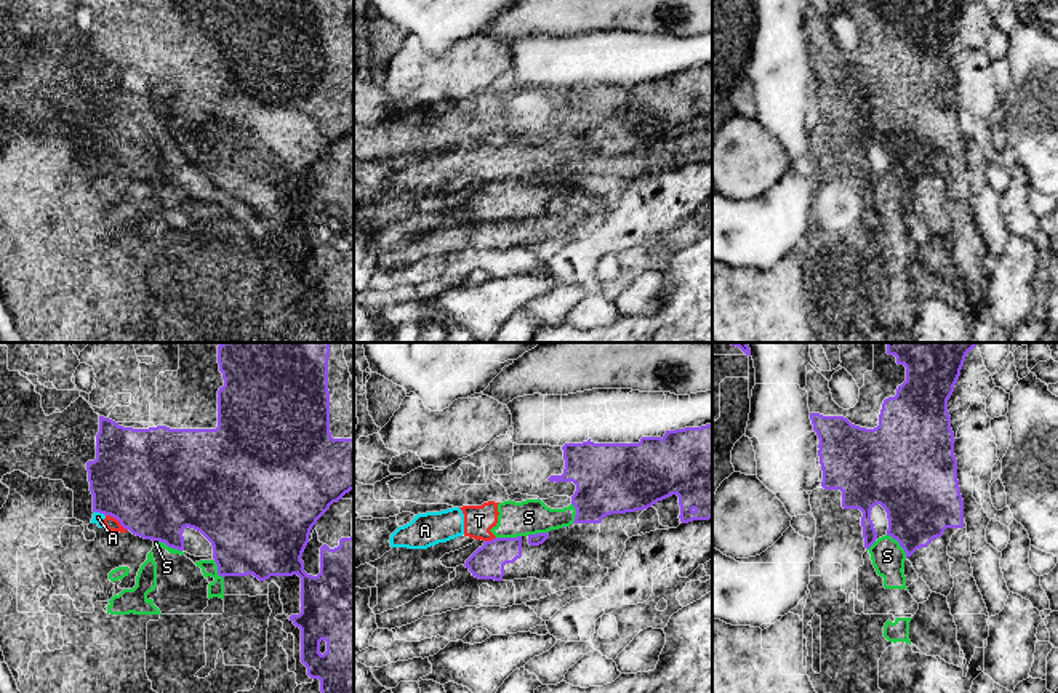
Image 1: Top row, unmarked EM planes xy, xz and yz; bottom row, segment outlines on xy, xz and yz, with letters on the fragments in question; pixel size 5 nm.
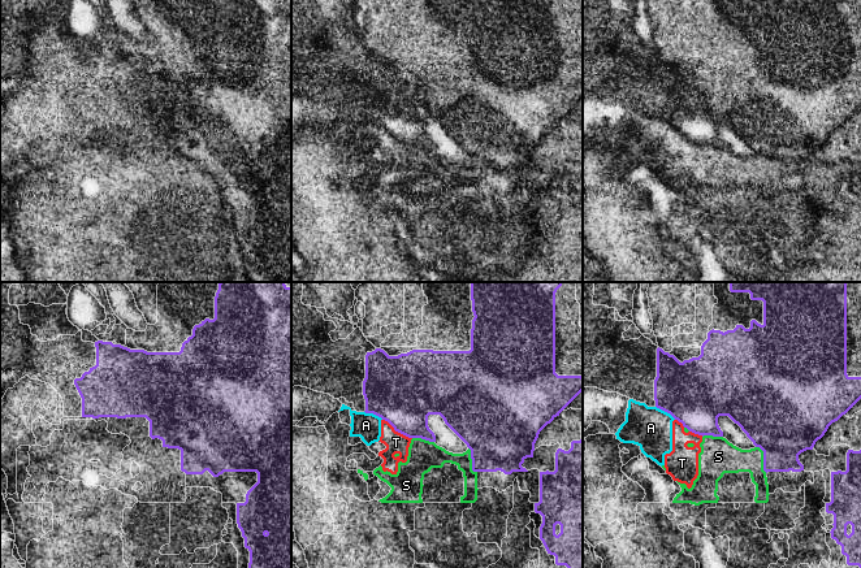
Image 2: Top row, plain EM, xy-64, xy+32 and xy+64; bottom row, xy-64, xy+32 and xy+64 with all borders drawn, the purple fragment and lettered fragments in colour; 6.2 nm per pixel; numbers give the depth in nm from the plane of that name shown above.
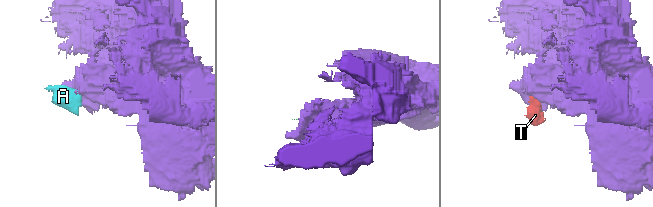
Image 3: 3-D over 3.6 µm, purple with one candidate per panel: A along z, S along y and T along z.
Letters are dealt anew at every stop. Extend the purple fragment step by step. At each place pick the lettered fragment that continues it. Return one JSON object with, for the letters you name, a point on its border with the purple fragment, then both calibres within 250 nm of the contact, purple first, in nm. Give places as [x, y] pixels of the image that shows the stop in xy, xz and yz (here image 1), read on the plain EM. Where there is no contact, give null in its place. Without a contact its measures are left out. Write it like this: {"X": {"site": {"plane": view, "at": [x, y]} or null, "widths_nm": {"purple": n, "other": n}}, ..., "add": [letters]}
{"add": []}

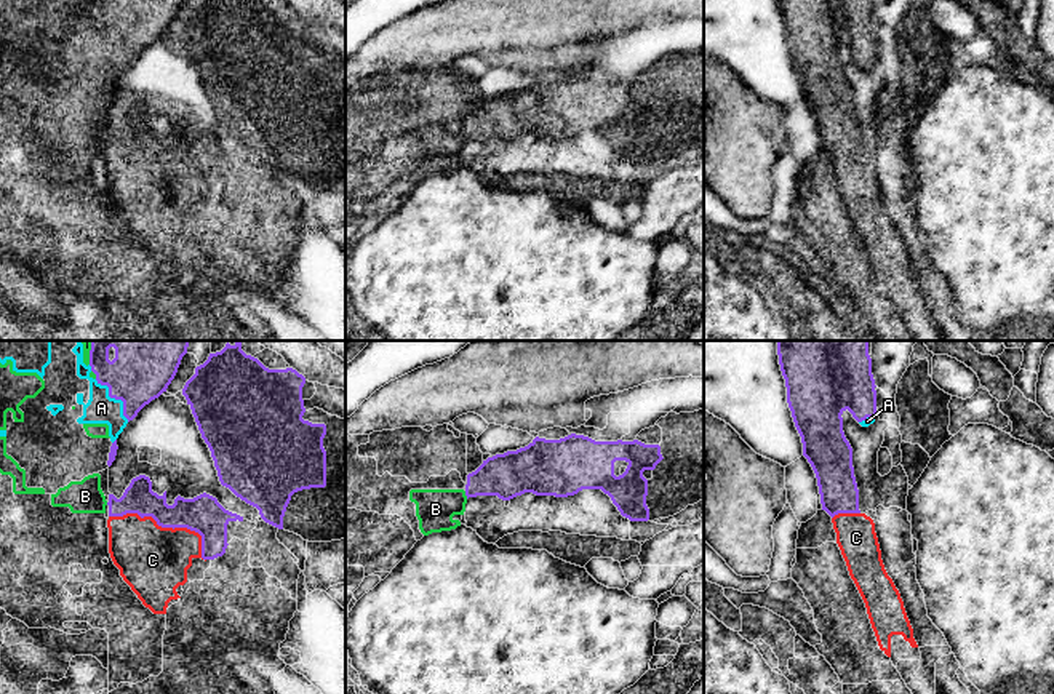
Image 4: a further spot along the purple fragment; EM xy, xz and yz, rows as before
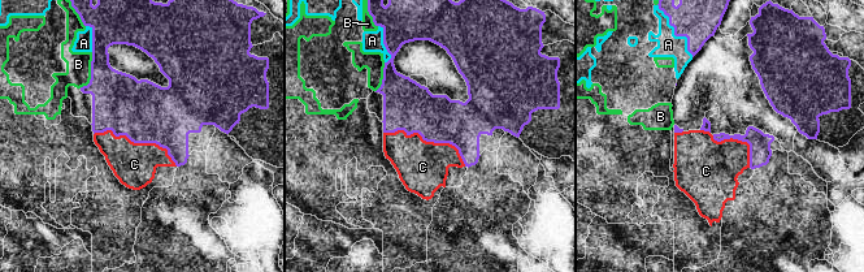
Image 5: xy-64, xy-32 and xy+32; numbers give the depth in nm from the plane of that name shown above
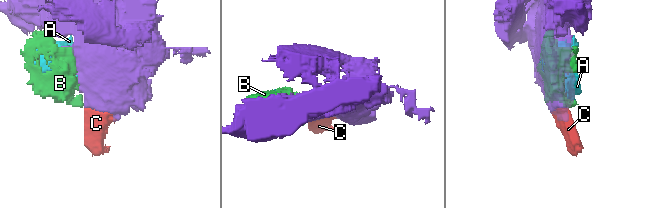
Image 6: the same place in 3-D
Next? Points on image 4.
{"C": {"site": {"plane": "xy", "at": [167, 168]}, "widths_nm": {"purple": 190, "other": 340}}, "add": ["C"]}

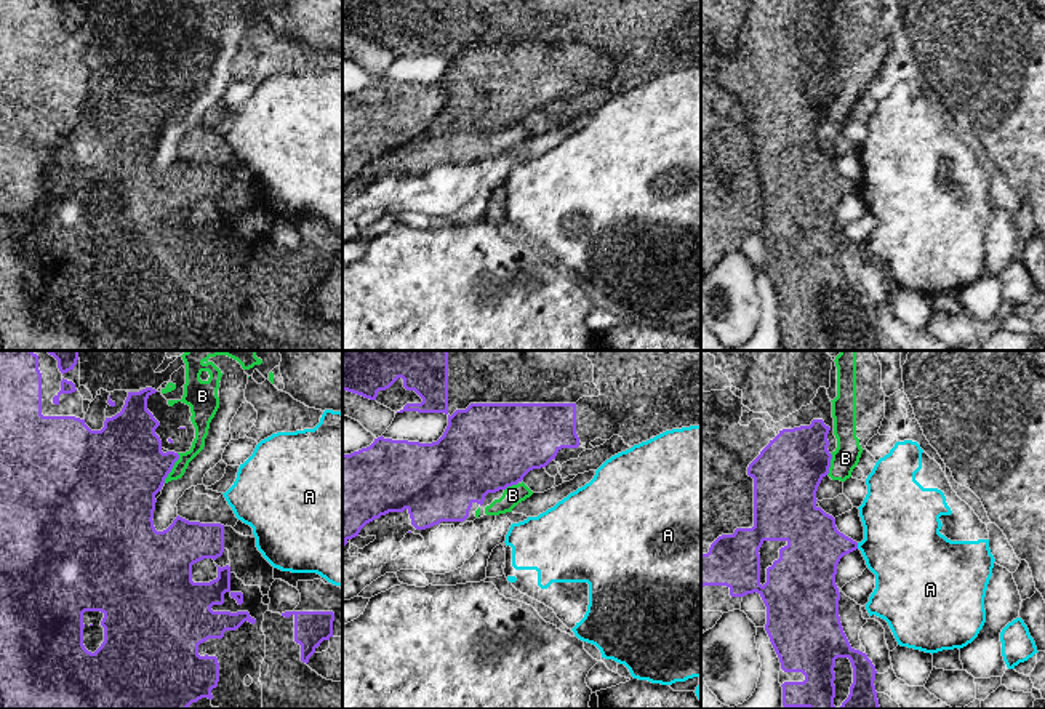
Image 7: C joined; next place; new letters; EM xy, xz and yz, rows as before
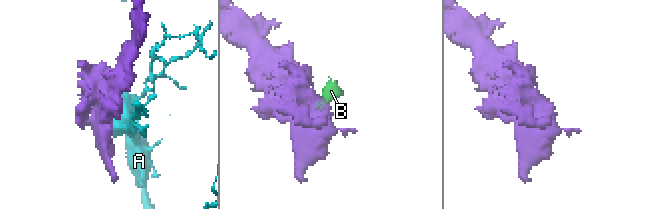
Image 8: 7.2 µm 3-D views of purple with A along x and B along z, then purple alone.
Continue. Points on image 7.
{"add": []}

